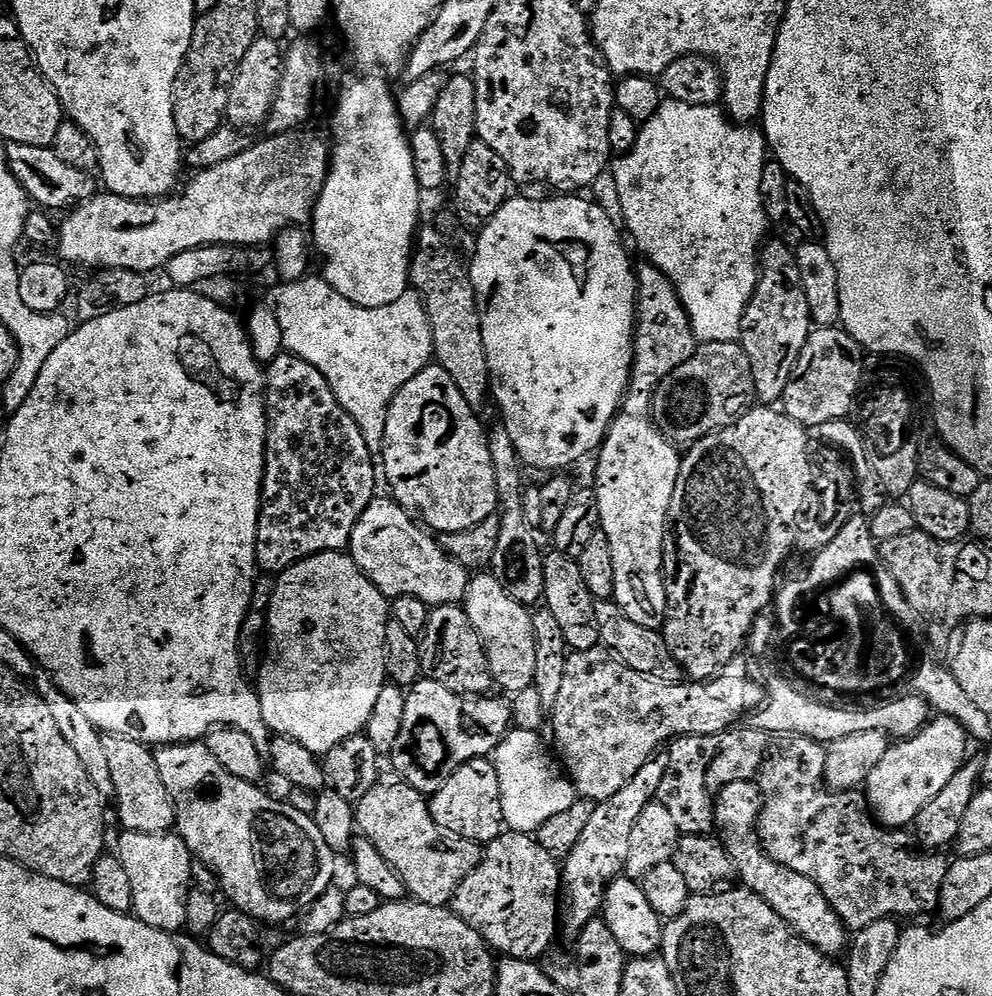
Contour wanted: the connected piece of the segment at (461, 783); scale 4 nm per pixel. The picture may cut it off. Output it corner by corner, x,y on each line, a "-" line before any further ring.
491,759
471,760
468,764
458,766
448,781
437,792
431,793
428,809
434,822
451,836
473,840
481,846
497,840
506,825
502,814
502,786
498,786
498,774

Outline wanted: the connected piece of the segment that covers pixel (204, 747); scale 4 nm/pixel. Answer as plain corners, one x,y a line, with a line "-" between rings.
207,743
161,747
156,752
156,761
158,774
162,774
162,782
166,782
166,790
170,790
170,798
176,807
175,831
184,839
193,857
215,874
219,891
228,895
233,909
244,912
261,925
284,924
307,912
323,892
333,887
334,854
314,835
313,829
291,811
283,812
270,801
259,800
257,785
242,782
234,778
234,774
226,774
226,770
214,762

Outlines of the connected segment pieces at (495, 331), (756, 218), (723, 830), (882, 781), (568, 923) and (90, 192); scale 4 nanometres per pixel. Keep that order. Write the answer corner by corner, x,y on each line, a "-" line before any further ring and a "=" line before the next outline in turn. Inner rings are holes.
560,194
555,198
556,200
516,200
517,198
510,198
504,204
502,210
489,222
484,225
482,231
479,233
480,241
476,244
476,253
472,256
472,264
470,263
470,275
472,277
472,289
476,295
476,304
480,308
480,325
482,326
482,346
486,346
486,362
488,363
488,379
490,381
490,396
500,407
500,416
502,419
502,426
506,430
506,434
510,434
510,442
514,442
514,450
518,450
520,455
521,465
532,468
537,468
540,472
548,472
544,474
556,474
561,470
568,470
571,464
579,462
583,456
591,457
593,453
599,449
600,445
604,443
604,435
607,434
608,428
612,425
612,419
616,417
620,410
620,403
624,401
624,395
628,392
628,380
632,377
632,355
634,354
634,346
636,345
636,268
632,260
628,257
628,252
624,249
625,237
622,232
615,228
614,224
610,222
607,217
606,210
602,210
599,205
591,199
583,200
583,195
580,194
=
665,99
660,105
658,114
654,114
654,118
650,118
646,123
640,128
640,133
636,139
636,145
632,152
628,152
627,155
619,157
615,161
614,167
611,169
611,174
615,178
618,186
619,201
622,202
622,214
625,215
625,224
627,235
630,237
632,235
632,240
636,243
636,248
638,251
644,255
643,259
649,264
653,264
658,271
663,274
667,280
676,287
676,293
678,298
682,302
682,306
686,310
686,314
690,318
690,326
692,327
692,332
695,334
697,341
700,344
714,344
716,342
724,342
726,344
731,344
733,342
739,341
740,339
740,327
742,326
742,318
746,314
748,309
748,303
752,301
752,295
756,289
756,284
760,281
760,253
762,251
762,245
765,243
766,237
769,235
768,229
770,229
770,223
767,218
766,210
763,209
763,198
762,198
762,176
763,170
766,164
770,160
770,149
767,140
764,139
764,133
759,127
756,126
741,126
733,122
726,115
725,109
720,106
686,106
686,102
678,102
677,100
=
748,780
727,784
716,796
714,824
718,832
720,828
719,839
732,859
732,867
738,880
740,876
739,883
767,902
770,910
778,914
778,918
784,920
797,936
821,954
829,958
843,957
850,948
850,932
844,927
822,890
818,890
818,886
810,882
810,878
802,878
802,874
794,874
778,862
768,859
757,844
755,838
758,834
761,807
760,790
=
937,715
916,735
893,743
866,783
866,803
872,816
885,829
907,829
907,824
909,827
916,815
946,790
954,774
969,759
968,744
970,737
963,726
954,717
943,715
=
650,759
646,762
646,766
642,766
642,770
638,770
638,774
634,774
634,778
630,778
630,782
626,782
626,786
622,786
622,790
618,790
618,794
614,794
614,798
597,803
593,807
590,823
586,826
586,830
582,830
582,838
578,838
574,850
570,850
570,854
563,857
560,870
558,924
563,931
565,928
572,938
579,937
580,933
601,915
608,885
625,875
626,854
630,850
630,834
634,830
634,822
638,822
642,810
646,810
646,806
659,797
662,778
667,769
667,759
=
8,144
6,158
14,178
33,205
41,204
44,208
53,208
54,211
60,212
59,214
64,214
79,208
81,204
88,203
97,195
97,177
91,172
83,172
70,166
52,148

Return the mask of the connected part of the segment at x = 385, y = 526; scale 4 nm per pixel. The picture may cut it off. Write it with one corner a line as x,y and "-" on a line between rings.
377,499
354,526
350,555
365,578
386,597
409,596
429,606
459,605
468,589
470,573
431,538
395,500

